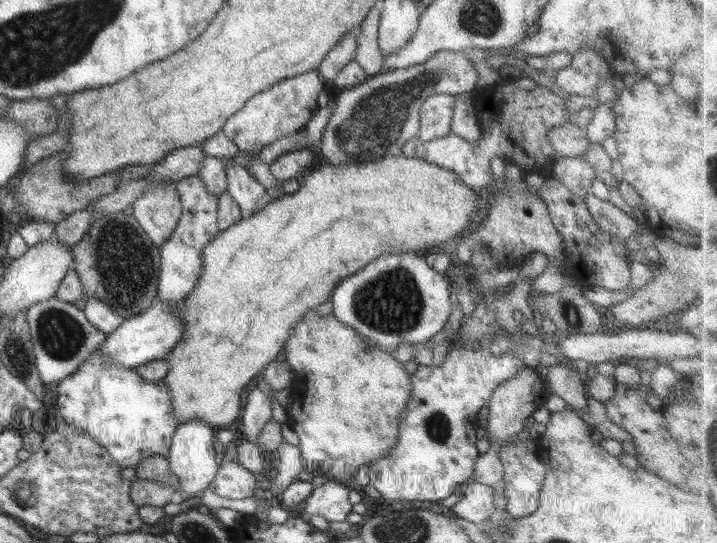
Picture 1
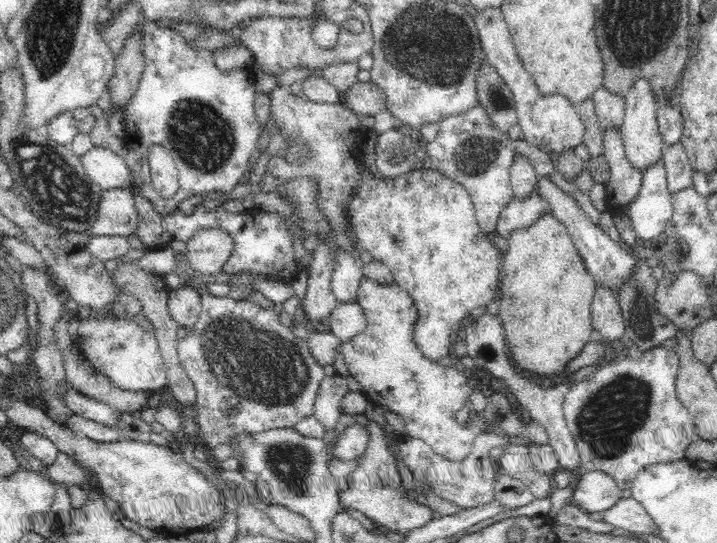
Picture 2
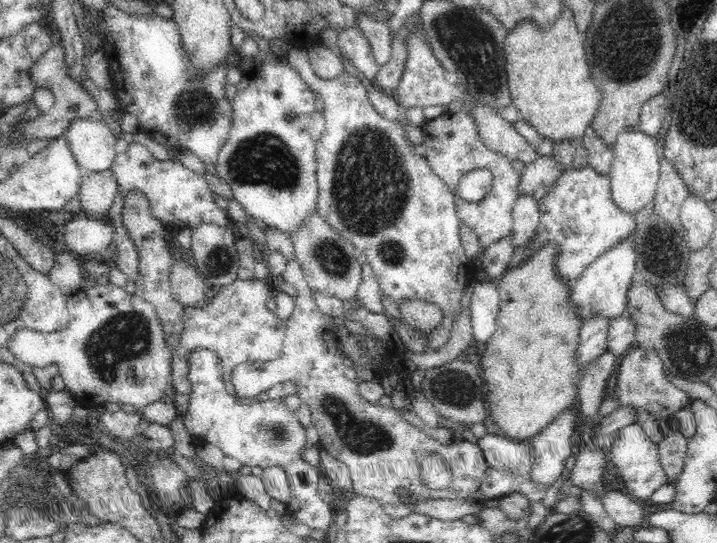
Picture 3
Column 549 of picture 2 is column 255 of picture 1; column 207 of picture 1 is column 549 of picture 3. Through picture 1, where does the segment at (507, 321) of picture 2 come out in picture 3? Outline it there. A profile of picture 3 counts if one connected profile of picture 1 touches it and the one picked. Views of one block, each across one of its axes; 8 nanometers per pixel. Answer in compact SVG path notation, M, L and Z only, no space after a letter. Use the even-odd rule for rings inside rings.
M546 245L495 281L501 298L496 332L483 346L484 353L479 365L484 384L488 386L485 399L490 416L507 439L529 440L578 398L581 375L575 352L580 342L582 320L577 317L575 306L569 299L572 287L556 277L556 252L554 245Z

